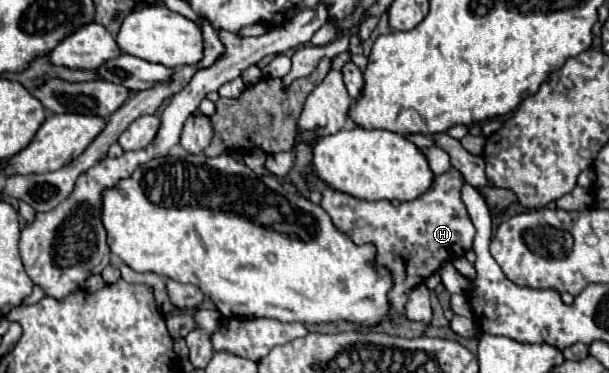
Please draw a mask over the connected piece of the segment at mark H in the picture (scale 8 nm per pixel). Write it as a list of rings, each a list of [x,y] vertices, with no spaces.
[[[449,169],[435,177],[429,193],[421,195],[421,199],[401,203],[397,209],[389,201],[361,201],[331,187],[323,189],[321,207],[329,213],[333,225],[355,245],[373,243],[377,251],[375,263],[389,271],[393,281],[387,293],[389,317],[399,317],[403,313],[411,289],[437,273],[443,261],[449,261],[451,255],[457,257],[457,253],[465,255],[473,247],[475,227],[461,199],[463,185],[463,175],[457,169]]]

